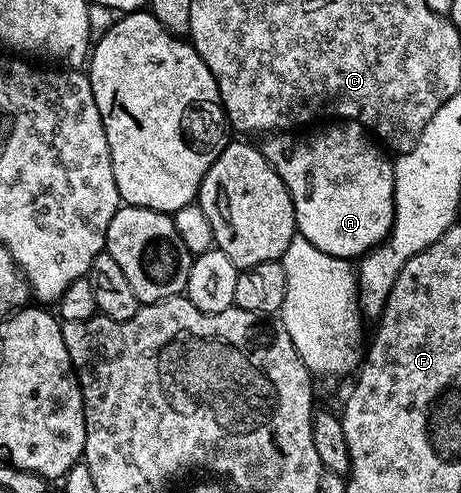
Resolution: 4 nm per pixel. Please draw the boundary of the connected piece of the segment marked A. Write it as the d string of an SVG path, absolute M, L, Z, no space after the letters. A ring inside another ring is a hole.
M336 120L331 124L321 125L319 129L320 128L320 134L308 134L312 132L273 133L271 136L263 139L262 149L266 156L266 160L272 165L274 172L278 172L278 176L282 176L282 184L286 184L286 188L290 192L290 200L294 204L294 216L296 217L296 228L299 237L310 240L310 244L314 244L314 248L318 248L330 256L338 256L339 258L346 258L349 260L359 260L363 258L368 251L375 250L376 247L387 238L389 232L392 230L392 221L394 220L394 212L396 211L394 208L394 176L396 175L394 162L391 157L389 159L387 158L389 155L381 149L377 139L373 137L369 131L365 130L359 122Z

